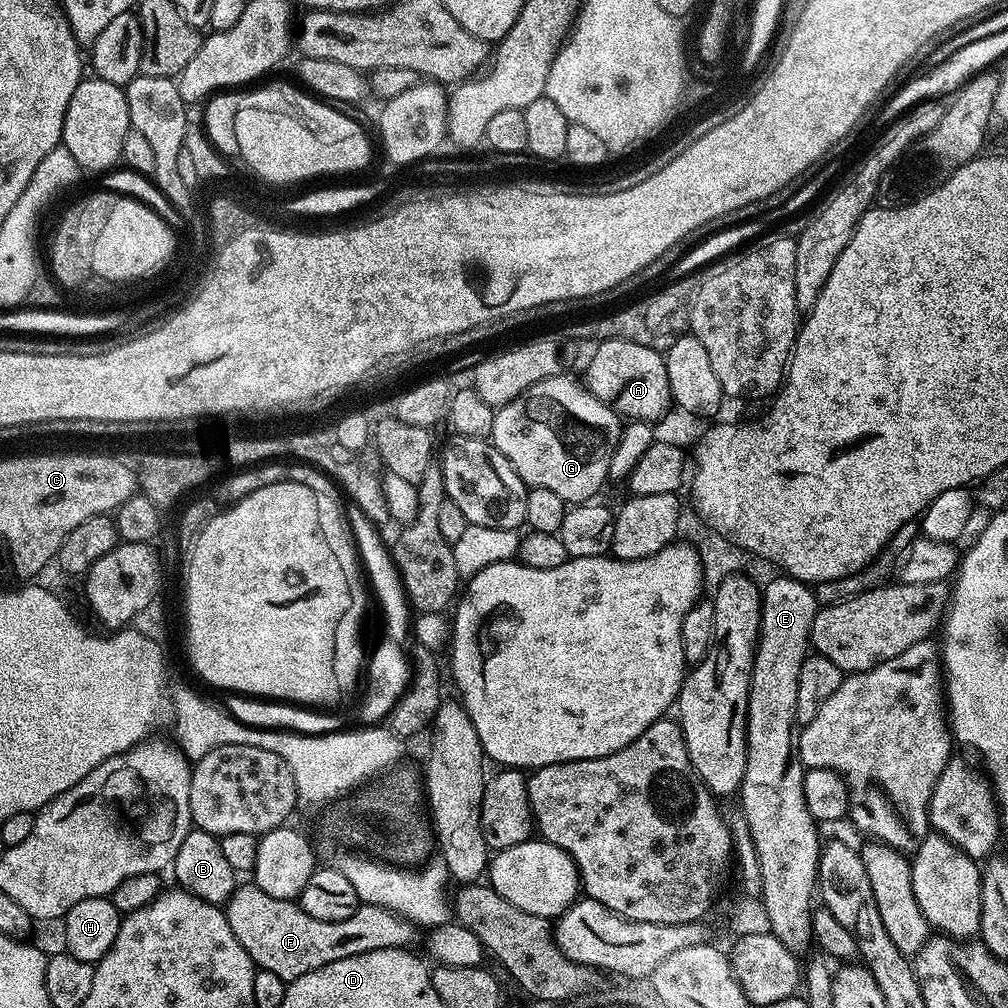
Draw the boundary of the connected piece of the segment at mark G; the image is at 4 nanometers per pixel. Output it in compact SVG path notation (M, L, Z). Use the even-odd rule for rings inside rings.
M568 374L546 378L542 382L530 386L530 390L523 392L517 400L511 400L509 404L504 404L501 408L495 409L495 414L496 417L494 418L490 442L508 459L510 466L514 466L518 478L522 478L522 482L527 484L529 488L550 490L553 494L558 494L558 498L562 498L565 505L575 506L591 501L595 497L592 495L603 486L604 480L607 481L609 479L608 467L610 466L610 458L614 454L614 446L618 446L620 441L622 420L610 404L603 404L598 398L594 398L594 394L590 394L579 379L571 380Z

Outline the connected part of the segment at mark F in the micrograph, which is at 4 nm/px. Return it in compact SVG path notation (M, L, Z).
M241 883L226 905L230 930L242 942L242 950L250 954L259 970L270 970L286 982L297 980L310 970L318 970L338 958L366 954L370 950L408 948L414 925L411 920L377 904L361 903L350 918L342 922L318 922L300 909L299 903L270 898L256 883Z

